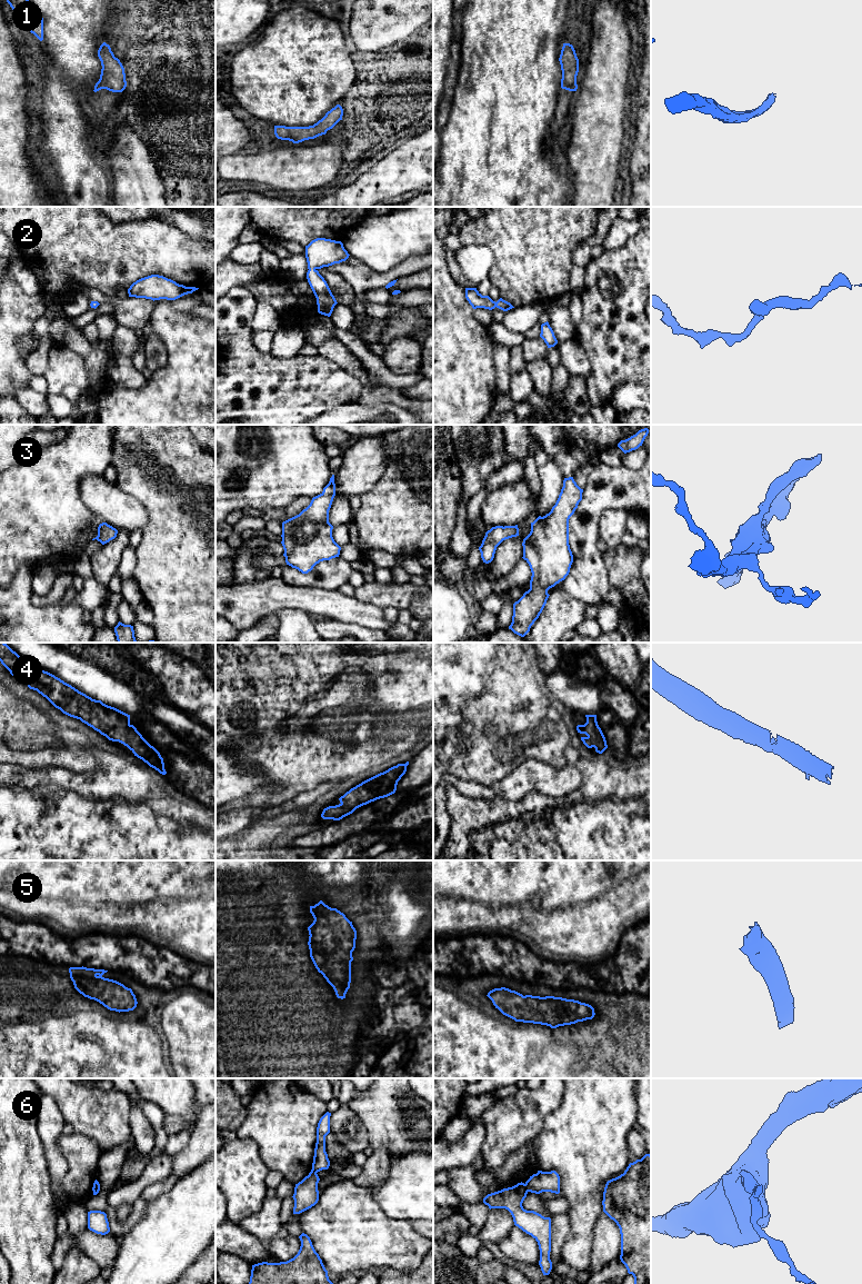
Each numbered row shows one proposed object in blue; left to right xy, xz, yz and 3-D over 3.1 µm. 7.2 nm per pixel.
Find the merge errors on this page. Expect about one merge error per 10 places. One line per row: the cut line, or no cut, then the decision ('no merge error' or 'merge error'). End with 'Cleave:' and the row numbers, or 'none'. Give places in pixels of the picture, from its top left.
1: no cut; no merge error
2: no cut; no merge error
3: no cut; no merge error
4: no cut; no merge error
5: no cut; no merge error
6: cut in yz along (524, 1184), (528, 1191); merge error
Cleave: 6

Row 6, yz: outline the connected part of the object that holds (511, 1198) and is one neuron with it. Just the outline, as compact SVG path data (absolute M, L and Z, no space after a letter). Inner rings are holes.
M524 1183L501 1191L488 1194L483 1203L489 1208L505 1208L512 1217L514 1225L527 1234L531 1235L539 1245L540 1261L539 1265L543 1275L549 1275L552 1270L550 1260L551 1252L551 1218L544 1217L534 1211L527 1211L522 1203L527 1197L528 1190Z

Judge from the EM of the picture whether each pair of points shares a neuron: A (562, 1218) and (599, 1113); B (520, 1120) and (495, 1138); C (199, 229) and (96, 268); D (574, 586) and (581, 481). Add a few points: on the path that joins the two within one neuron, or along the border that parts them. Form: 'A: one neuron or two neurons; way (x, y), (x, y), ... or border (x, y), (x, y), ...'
A: two neurons; border (567, 1213), (569, 1230), (565, 1240)
B: one neuron; way (514, 1122), (501, 1135)
C: two neurons; border (163, 221), (191, 236), (203, 239)
D: two neurons; border (595, 465), (583, 489)

